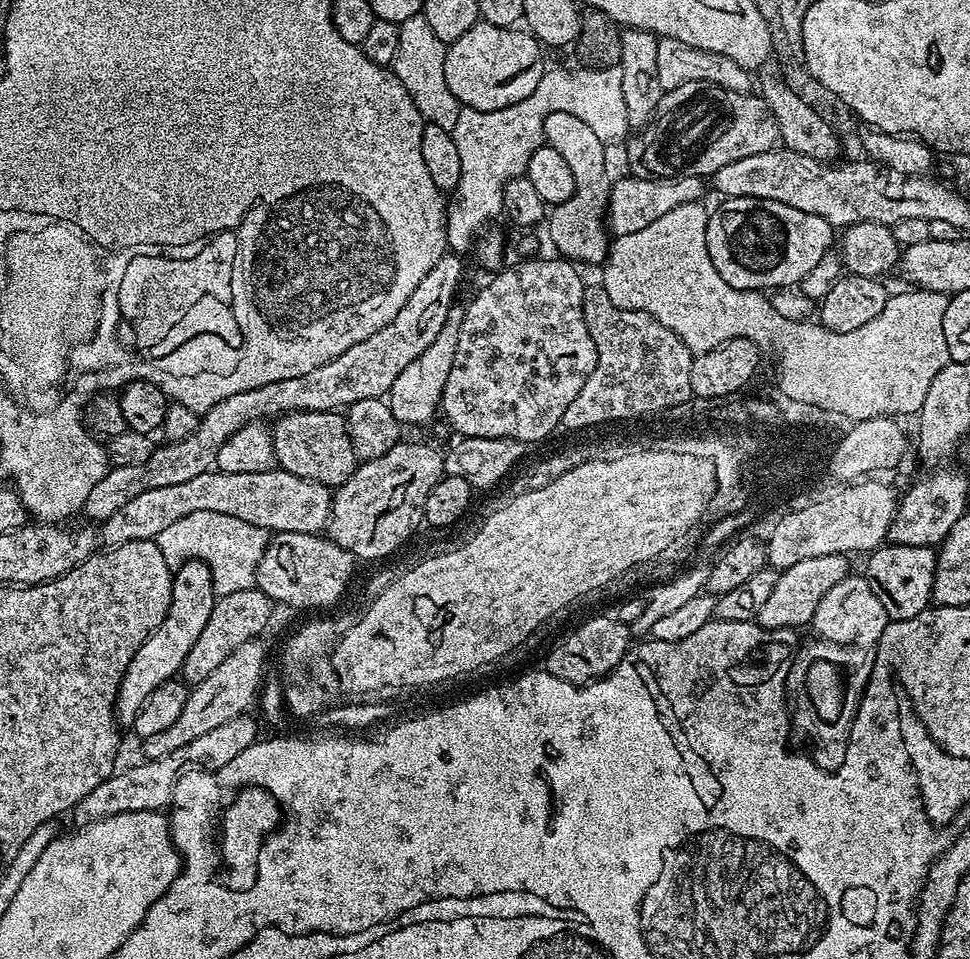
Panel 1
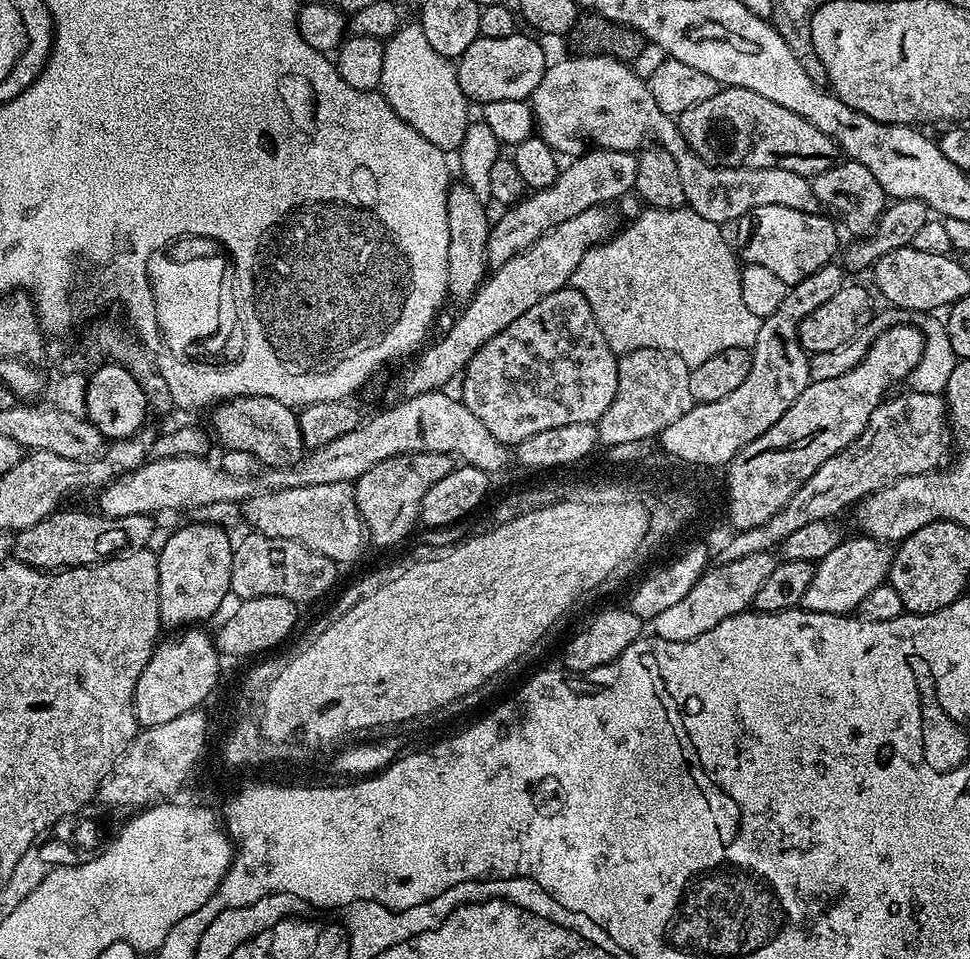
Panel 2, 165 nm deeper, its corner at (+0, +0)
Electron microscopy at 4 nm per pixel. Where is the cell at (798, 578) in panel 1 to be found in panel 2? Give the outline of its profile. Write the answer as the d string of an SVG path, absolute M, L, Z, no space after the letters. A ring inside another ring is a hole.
M856 534L853 540L852 537L844 539L815 565L810 586L806 586L803 607L809 612L851 613L872 590L887 581L892 553L893 549L885 541L876 540L872 536Z

